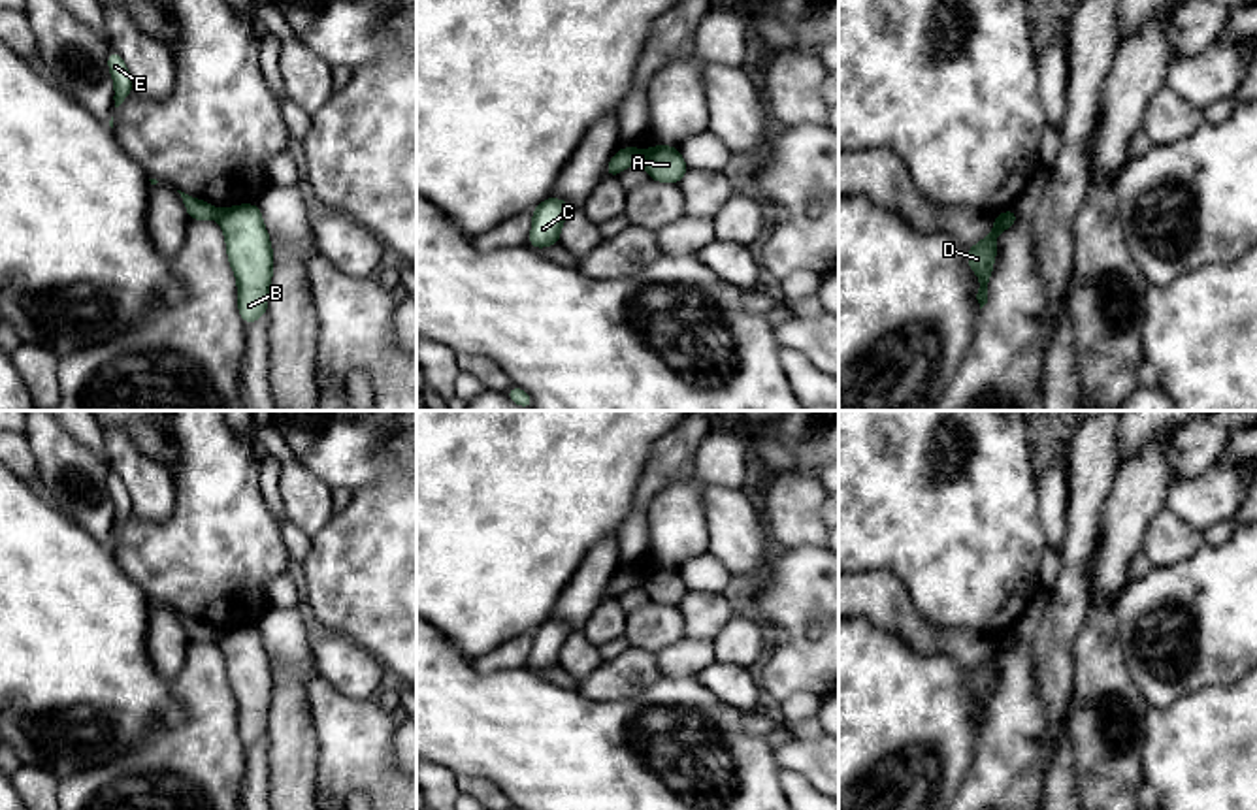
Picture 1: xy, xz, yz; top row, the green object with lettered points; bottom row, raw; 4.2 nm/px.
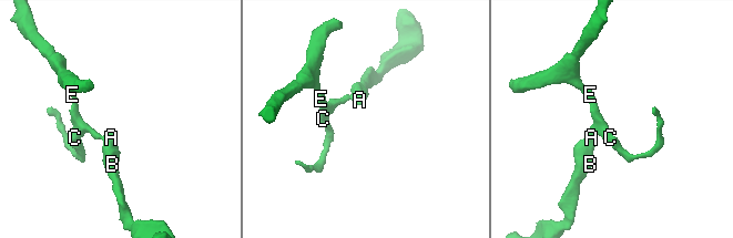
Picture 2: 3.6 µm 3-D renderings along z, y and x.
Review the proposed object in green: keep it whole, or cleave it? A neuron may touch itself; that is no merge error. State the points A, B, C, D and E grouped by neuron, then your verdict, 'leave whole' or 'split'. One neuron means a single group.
A B D / C E; split

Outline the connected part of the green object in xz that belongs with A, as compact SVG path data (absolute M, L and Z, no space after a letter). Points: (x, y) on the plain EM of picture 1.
M656 567L641 575L641 586L648 593L652 603L658 605L680 605L688 588L678 569Z

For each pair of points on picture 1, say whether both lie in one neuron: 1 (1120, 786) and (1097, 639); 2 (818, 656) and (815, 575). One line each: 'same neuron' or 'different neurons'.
1: same neuron
2: same neuron

